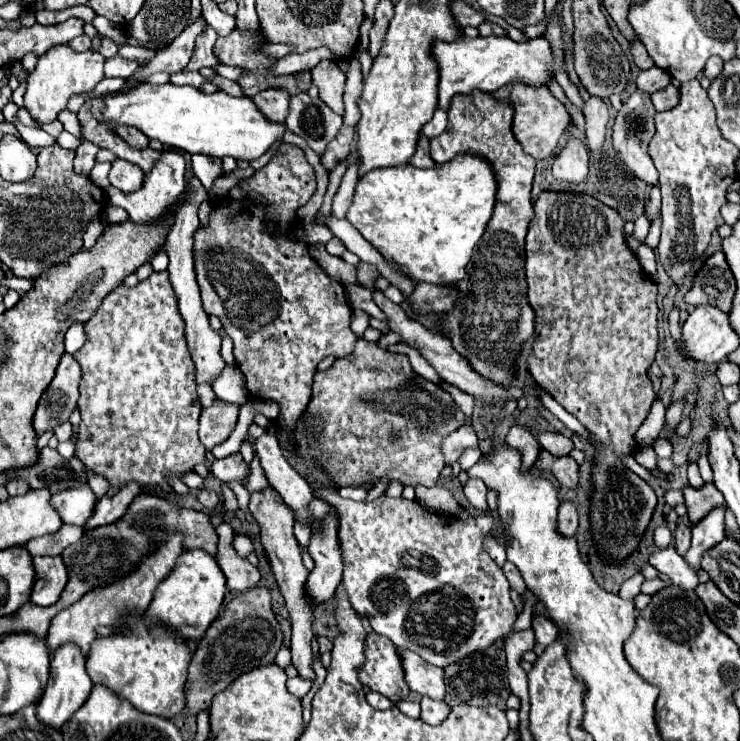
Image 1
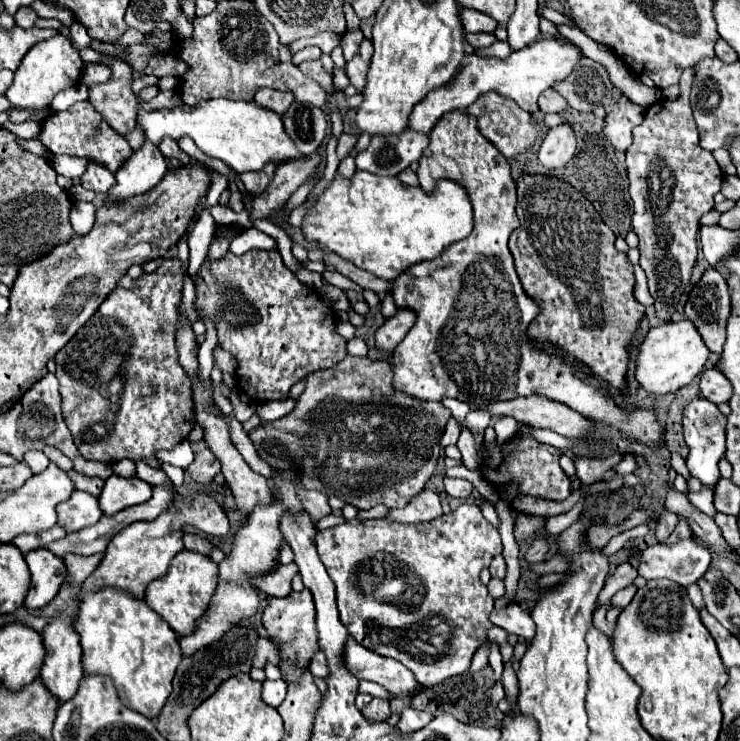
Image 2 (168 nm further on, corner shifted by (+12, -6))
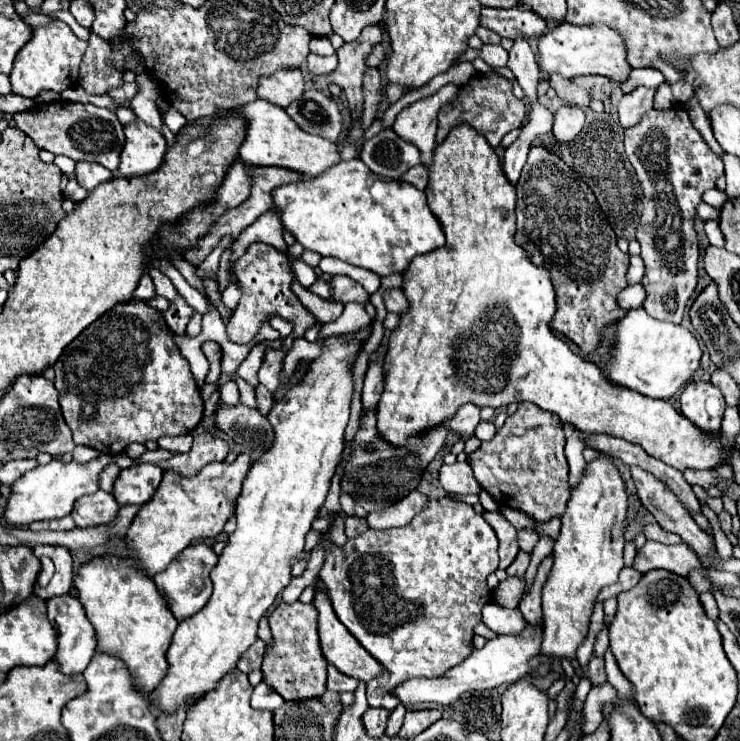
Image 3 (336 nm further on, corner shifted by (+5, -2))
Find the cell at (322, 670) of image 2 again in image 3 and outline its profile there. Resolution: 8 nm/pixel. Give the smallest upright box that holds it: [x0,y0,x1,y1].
[327,665,359,693]

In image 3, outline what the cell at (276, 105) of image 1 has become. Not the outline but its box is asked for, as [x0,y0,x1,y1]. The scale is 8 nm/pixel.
[257,71,305,107]

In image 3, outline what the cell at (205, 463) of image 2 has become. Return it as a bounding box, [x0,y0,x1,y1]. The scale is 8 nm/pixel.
[137,433,229,477]

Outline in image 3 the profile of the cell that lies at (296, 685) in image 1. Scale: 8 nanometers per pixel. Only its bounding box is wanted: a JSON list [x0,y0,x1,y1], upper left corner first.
[251,681,285,711]

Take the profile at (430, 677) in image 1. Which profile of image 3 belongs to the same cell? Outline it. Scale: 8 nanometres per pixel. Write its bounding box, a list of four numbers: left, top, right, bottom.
[313,589,385,683]

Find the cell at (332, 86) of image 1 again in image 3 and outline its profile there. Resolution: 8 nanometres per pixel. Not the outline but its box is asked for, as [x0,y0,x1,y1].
[307,53,337,75]

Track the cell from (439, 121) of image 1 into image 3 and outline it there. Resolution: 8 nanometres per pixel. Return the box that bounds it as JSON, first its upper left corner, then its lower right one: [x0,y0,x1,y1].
[359,129,421,179]

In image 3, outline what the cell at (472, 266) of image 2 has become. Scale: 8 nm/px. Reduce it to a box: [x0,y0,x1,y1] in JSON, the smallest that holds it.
[377,123,723,469]

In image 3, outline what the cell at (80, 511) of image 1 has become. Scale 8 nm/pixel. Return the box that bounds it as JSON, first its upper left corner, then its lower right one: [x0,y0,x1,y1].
[71,489,119,527]

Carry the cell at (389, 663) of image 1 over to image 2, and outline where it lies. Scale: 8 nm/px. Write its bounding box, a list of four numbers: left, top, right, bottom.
[360,699,390,723]

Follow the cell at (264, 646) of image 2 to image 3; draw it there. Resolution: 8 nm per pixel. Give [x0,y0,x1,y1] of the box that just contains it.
[237,639,265,673]

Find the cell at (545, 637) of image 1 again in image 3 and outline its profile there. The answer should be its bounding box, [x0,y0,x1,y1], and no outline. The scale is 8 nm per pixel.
[483,603,527,635]

